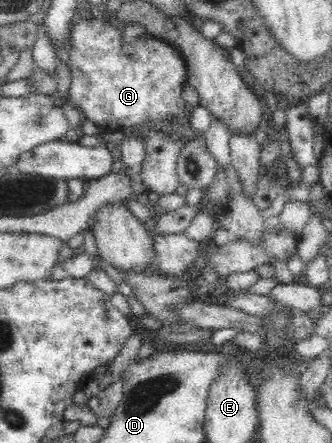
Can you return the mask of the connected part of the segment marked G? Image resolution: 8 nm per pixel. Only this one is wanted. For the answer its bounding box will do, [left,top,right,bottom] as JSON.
[68,20,188,195]

